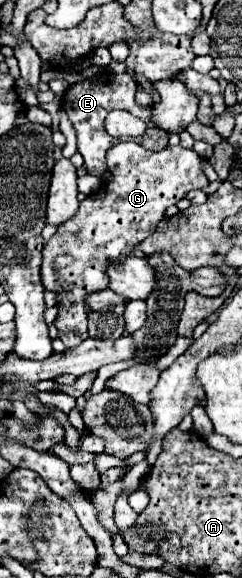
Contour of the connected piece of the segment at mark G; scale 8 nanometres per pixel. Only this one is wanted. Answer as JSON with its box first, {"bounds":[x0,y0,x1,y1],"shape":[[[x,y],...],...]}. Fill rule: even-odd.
{"bounds":[42,142,208,348],"shape":[[[120,142],[108,150],[106,162],[112,172],[110,182],[104,182],[98,192],[82,200],[72,222],[58,226],[42,250],[42,284],[46,290],[58,292],[60,314],[54,326],[66,348],[74,348],[88,338],[86,314],[90,308],[84,300],[108,288],[106,268],[114,262],[124,262],[132,248],[156,230],[168,206],[182,200],[190,190],[208,186],[208,178],[200,170],[200,156],[180,146],[152,152],[134,142]]]}

